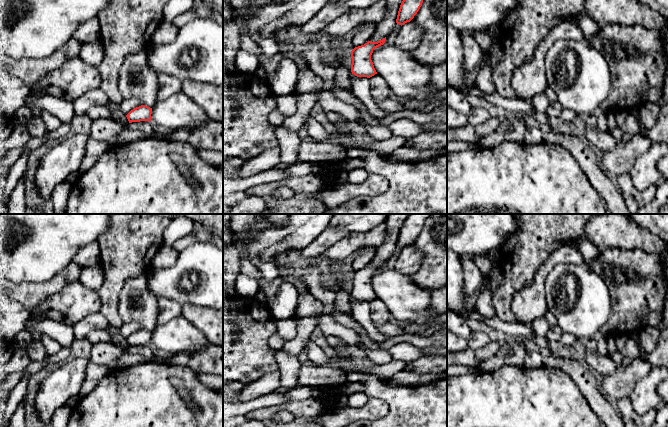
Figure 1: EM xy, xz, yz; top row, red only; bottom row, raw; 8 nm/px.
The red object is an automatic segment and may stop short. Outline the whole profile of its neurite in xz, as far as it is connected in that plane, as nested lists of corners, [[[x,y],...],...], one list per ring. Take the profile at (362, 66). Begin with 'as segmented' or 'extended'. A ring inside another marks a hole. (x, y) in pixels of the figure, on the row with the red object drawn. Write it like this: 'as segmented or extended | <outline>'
as segmented | [[[386,37],[380,41],[372,42],[368,41],[364,45],[355,47],[351,51],[352,64],[351,72],[357,77],[367,77],[370,78],[377,74],[373,62],[371,60],[371,55],[373,50],[386,41]]]

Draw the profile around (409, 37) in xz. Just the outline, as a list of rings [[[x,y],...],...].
[[[407,22],[401,26],[396,39],[395,45],[407,51],[415,50],[422,40],[422,29],[414,22]]]

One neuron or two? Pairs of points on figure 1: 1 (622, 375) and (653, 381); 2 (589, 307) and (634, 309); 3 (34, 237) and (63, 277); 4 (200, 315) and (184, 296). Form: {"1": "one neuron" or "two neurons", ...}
{"1": "two neurons", "2": "two neurons", "3": "two neurons", "4": "two neurons"}

